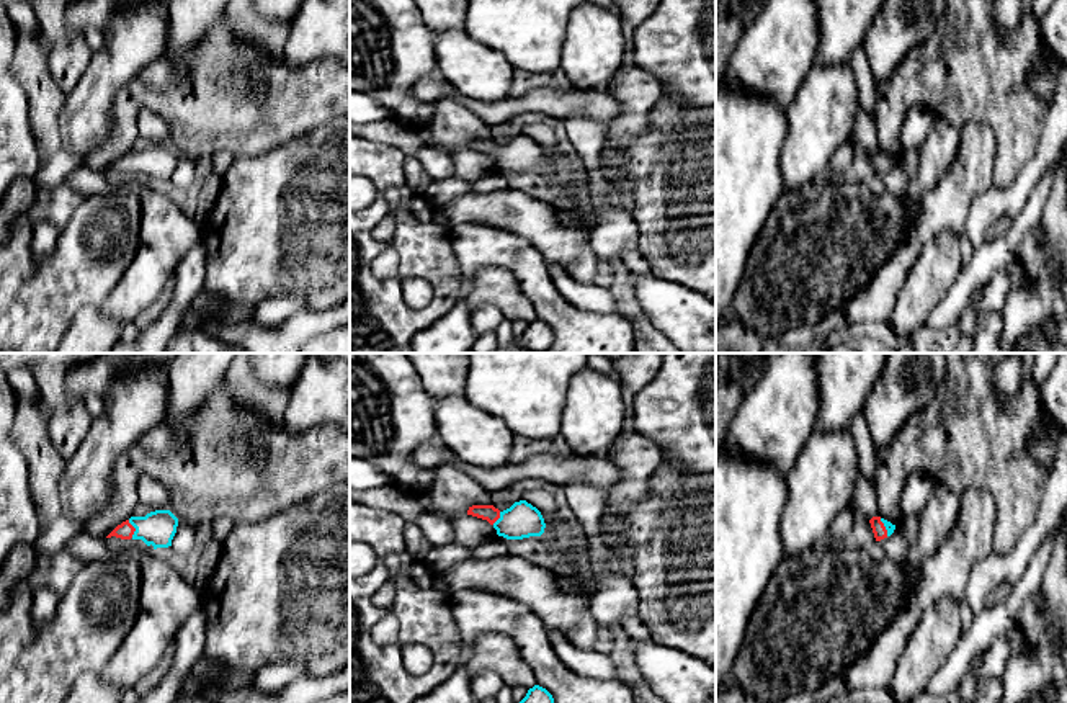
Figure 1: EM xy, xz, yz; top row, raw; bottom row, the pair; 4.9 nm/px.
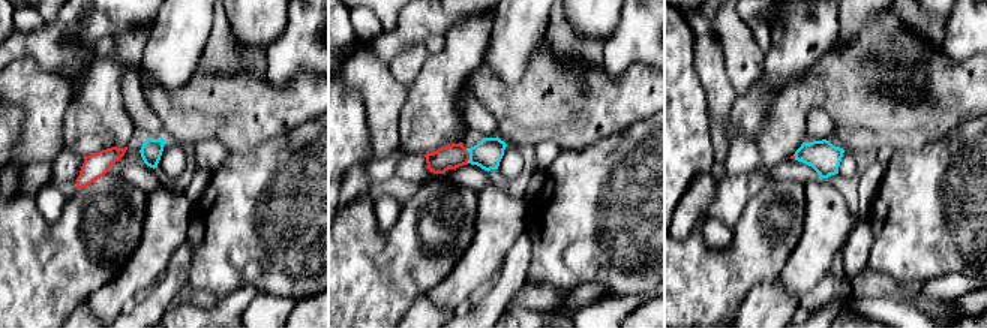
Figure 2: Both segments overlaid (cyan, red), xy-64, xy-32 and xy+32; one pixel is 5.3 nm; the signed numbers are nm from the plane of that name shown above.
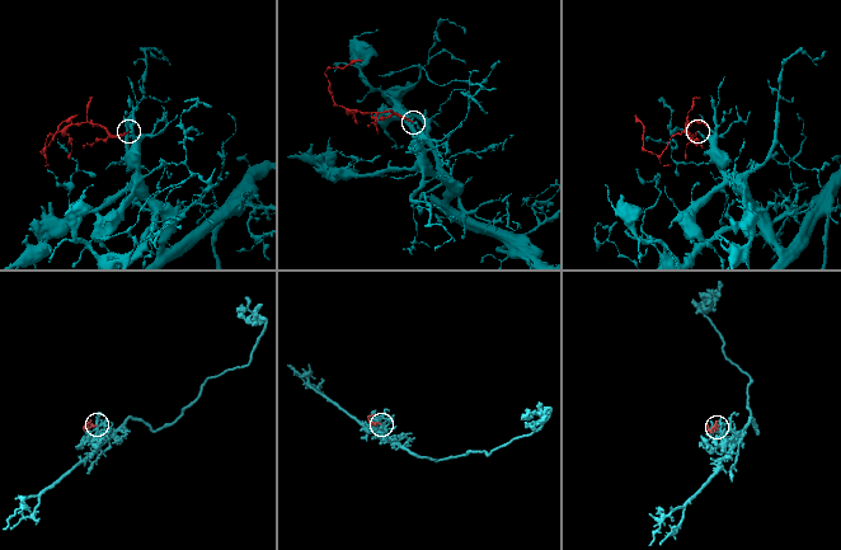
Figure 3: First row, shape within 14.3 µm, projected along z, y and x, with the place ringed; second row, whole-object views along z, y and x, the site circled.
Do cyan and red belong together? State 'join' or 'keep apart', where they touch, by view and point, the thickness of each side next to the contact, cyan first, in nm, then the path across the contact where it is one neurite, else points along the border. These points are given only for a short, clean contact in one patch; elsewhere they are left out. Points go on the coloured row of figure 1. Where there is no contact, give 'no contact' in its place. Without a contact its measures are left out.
join | xy (134, 527) | 170/80 nm | across xy (157, 528), (134, 527), (125, 530)

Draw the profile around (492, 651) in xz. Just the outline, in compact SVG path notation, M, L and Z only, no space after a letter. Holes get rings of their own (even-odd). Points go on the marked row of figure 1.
M503 633L479 634L466 660L466 669L471 678L484 670L493 670L508 687L529 690L536 685L534 674L521 657L515 641Z

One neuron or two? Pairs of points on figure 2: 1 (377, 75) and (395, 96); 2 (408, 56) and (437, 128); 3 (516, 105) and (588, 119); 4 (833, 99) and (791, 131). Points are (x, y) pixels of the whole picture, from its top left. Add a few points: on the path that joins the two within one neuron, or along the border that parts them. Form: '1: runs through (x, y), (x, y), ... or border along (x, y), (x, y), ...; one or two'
1: runs through (378, 80), (390, 92); one
2: border along (429, 54), (408, 89); two
3: runs through (534, 105), (570, 105); one
4: runs through (819, 99), (810, 99), (792, 117); one

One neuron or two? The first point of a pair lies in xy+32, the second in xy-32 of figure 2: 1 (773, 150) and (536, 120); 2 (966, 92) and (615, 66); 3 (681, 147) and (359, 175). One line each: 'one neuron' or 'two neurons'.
1: one neuron
2: two neurons
3: two neurons

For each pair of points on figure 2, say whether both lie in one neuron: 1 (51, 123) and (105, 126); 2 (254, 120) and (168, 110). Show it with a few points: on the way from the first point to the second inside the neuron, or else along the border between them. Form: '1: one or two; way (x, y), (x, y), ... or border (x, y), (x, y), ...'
1: two; border (71, 102), (63, 117), (62, 147)
2: one; way (233, 110), (189, 110)

